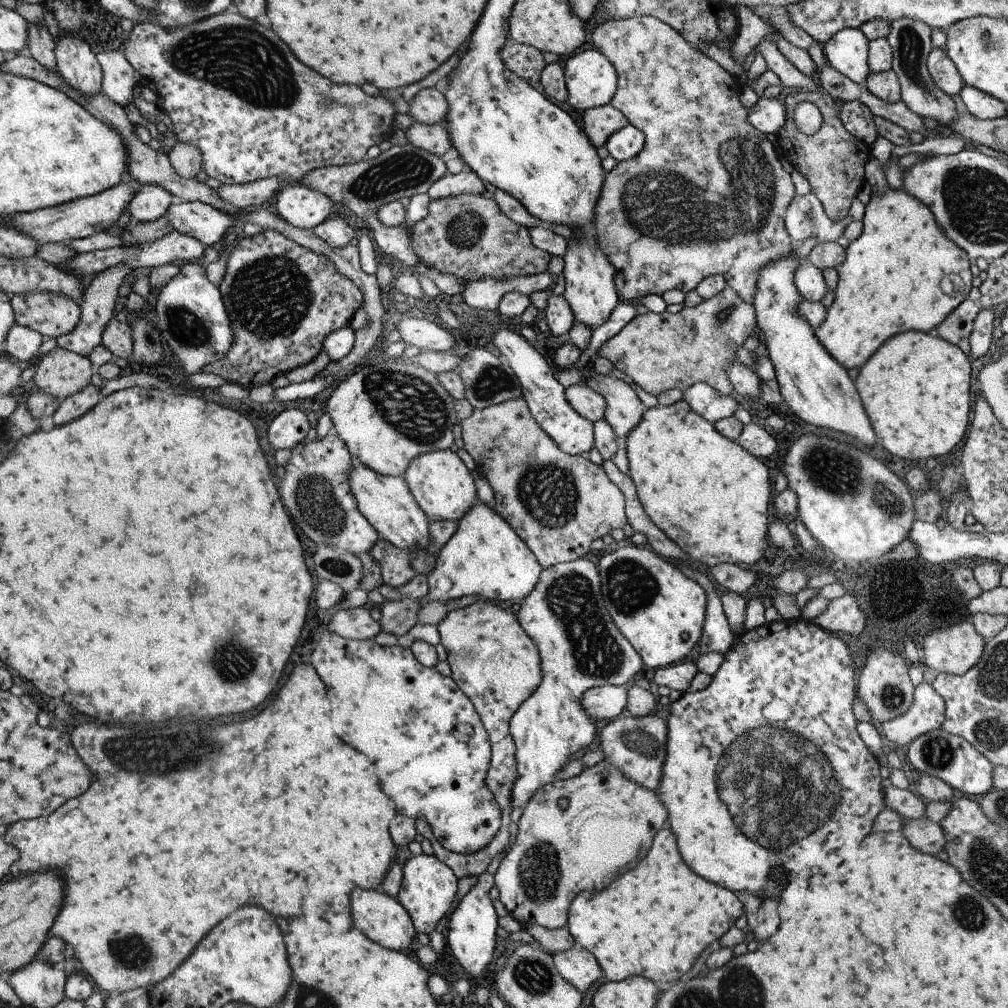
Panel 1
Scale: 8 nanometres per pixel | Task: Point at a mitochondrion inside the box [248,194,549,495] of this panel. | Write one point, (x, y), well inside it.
(408, 404)

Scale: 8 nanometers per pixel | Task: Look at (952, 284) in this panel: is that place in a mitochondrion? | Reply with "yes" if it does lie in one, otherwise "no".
no

